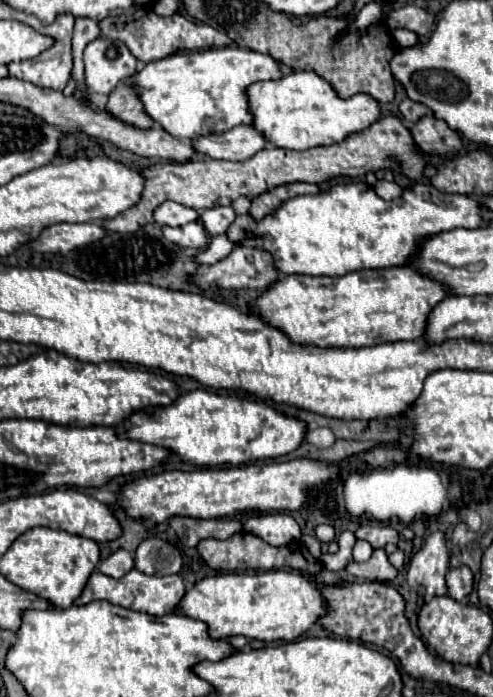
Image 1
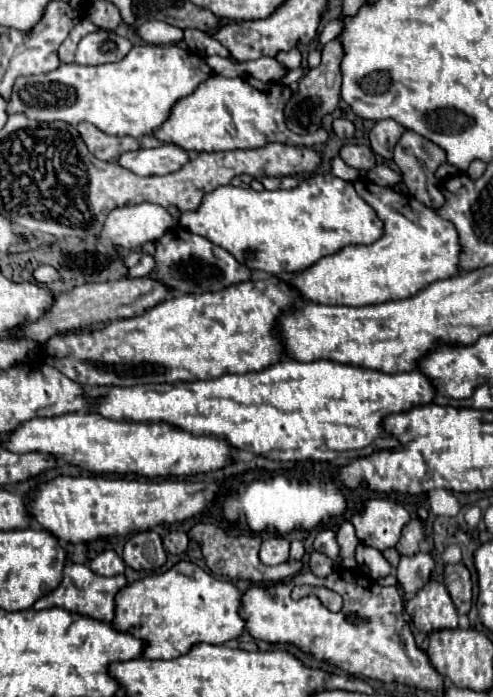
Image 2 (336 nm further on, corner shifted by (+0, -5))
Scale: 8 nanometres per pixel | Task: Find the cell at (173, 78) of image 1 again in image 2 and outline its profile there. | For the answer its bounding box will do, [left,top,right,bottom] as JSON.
[7,44,213,136]

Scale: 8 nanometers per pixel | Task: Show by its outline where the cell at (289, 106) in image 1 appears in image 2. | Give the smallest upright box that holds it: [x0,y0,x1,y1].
[153,74,327,152]

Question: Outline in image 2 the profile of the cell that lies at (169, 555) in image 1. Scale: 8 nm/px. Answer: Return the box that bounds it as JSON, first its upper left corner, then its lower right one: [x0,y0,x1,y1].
[123,532,167,572]

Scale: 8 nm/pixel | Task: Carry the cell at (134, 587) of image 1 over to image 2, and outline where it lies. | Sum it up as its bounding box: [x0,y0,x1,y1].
[33,564,129,622]

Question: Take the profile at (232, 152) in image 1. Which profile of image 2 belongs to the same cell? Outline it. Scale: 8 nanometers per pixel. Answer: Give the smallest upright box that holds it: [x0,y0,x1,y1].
[119,144,191,176]

